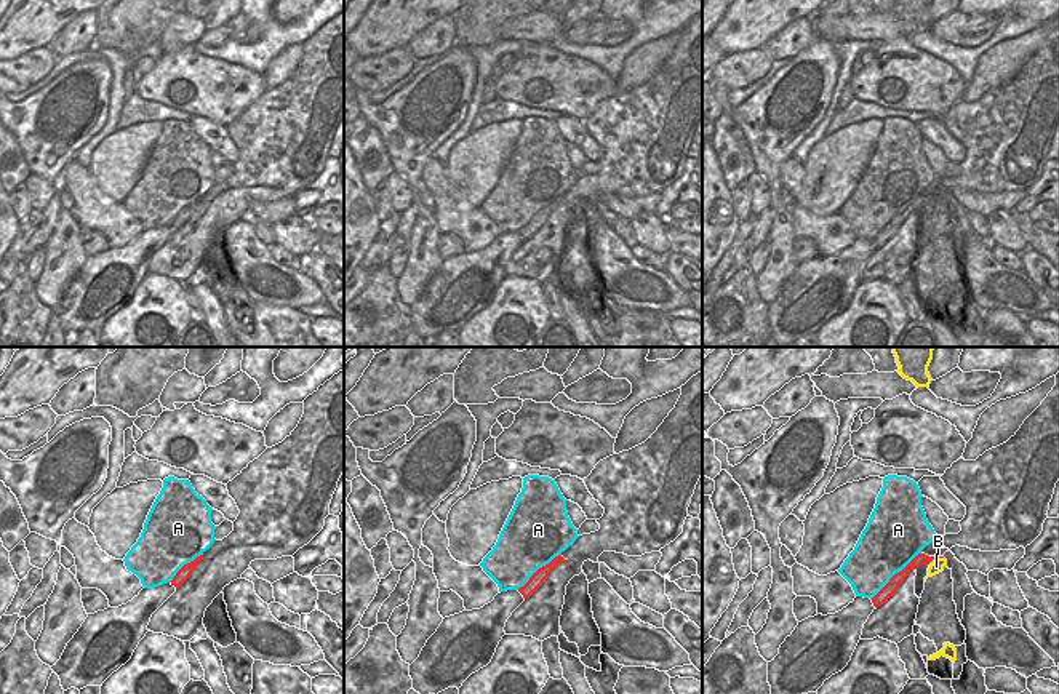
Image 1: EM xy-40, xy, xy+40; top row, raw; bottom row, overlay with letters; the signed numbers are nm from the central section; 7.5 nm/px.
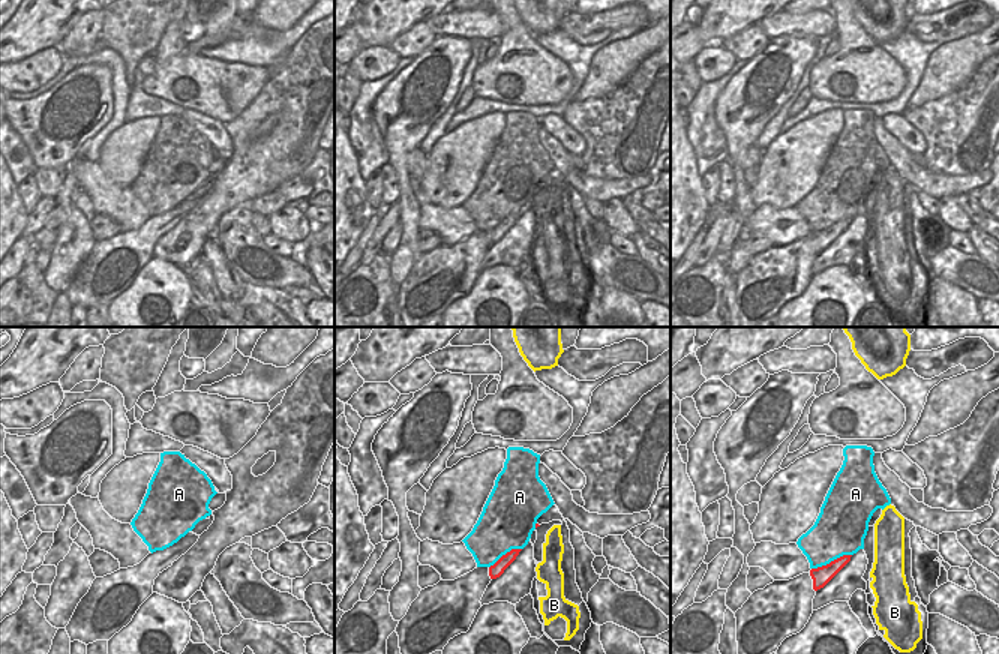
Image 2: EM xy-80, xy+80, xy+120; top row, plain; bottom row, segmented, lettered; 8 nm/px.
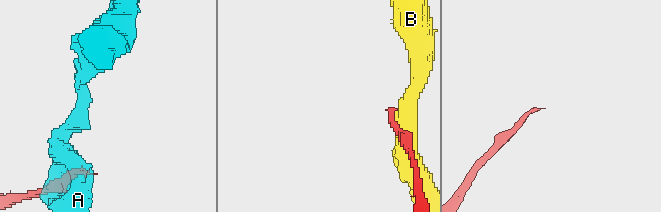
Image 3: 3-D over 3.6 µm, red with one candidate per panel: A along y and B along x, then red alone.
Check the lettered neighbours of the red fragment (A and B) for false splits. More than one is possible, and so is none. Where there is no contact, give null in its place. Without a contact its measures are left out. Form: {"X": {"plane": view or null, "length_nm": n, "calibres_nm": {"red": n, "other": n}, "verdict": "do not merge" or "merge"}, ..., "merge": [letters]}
{"A": {"plane": "xy+40", "length_nm": 500, "calibres_nm": {"red": 100, "other": 420}, "verdict": "do not merge"}, "B": {"plane": "xy+40", "length_nm": 110, "calibres_nm": {"red": 90, "other": 110}, "verdict": "do not merge"}, "merge": []}

